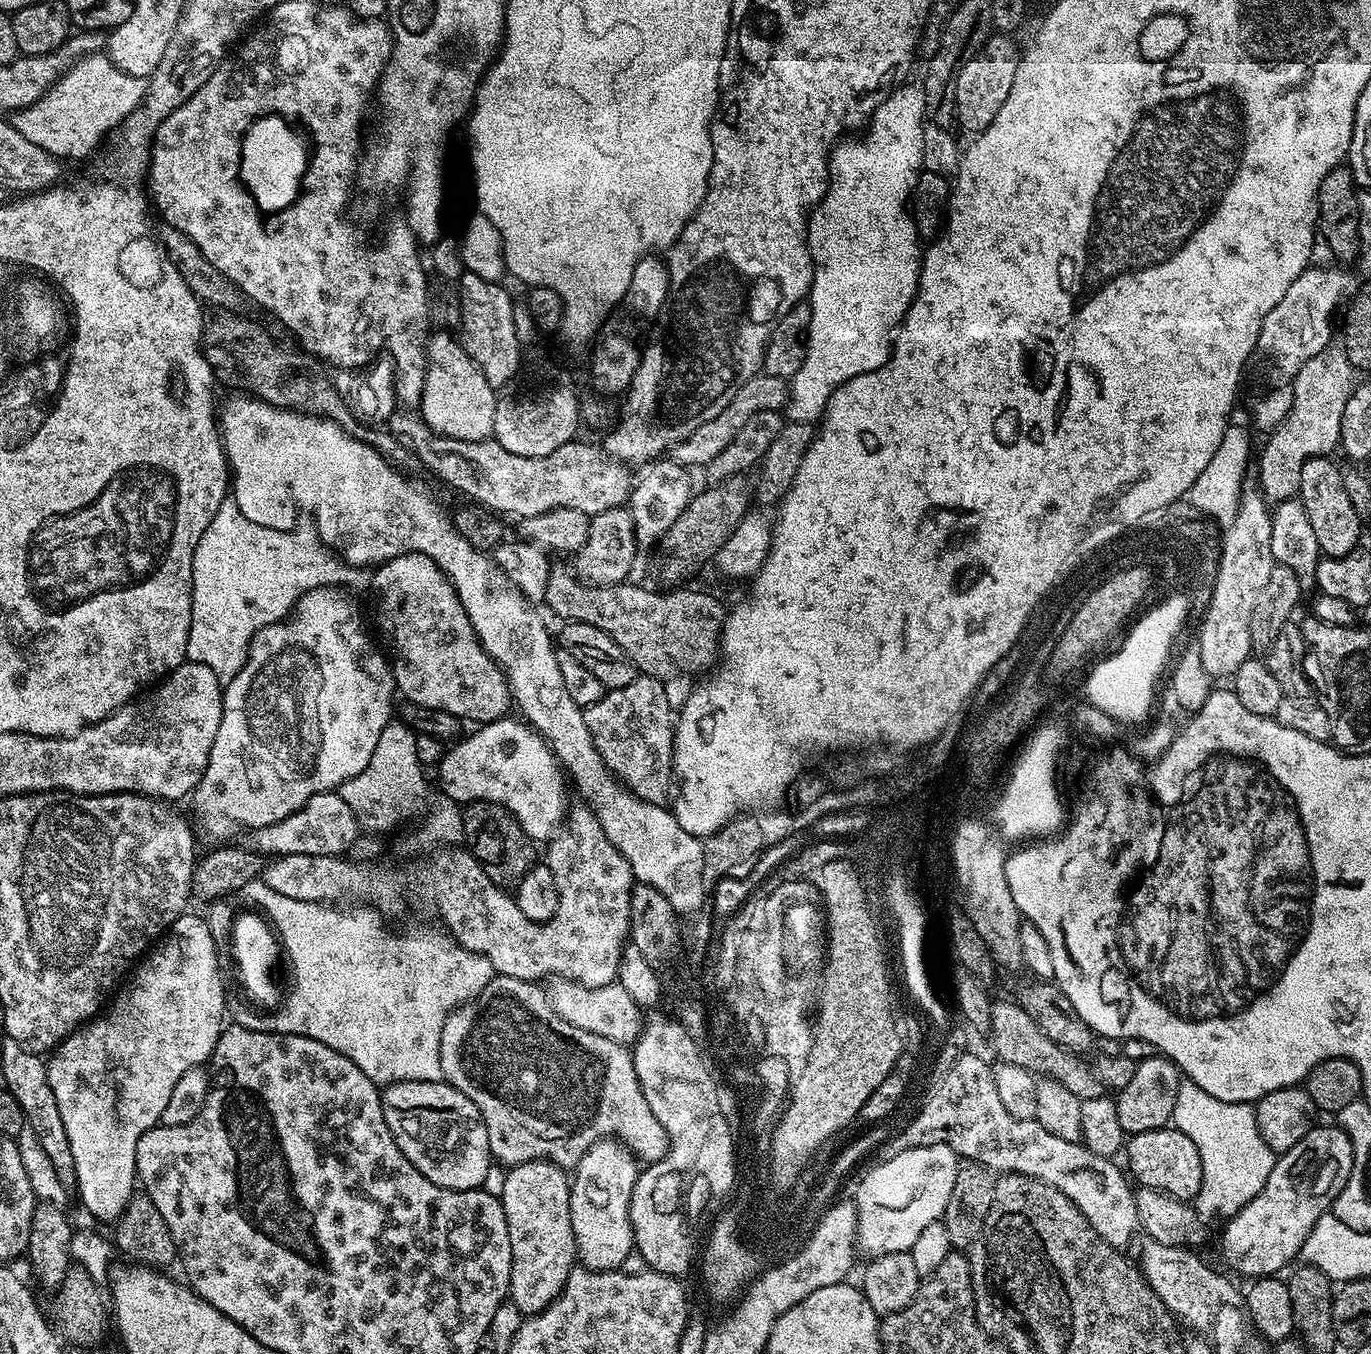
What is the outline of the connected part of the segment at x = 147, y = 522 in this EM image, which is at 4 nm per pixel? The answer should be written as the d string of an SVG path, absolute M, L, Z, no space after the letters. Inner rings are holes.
M147 466L130 468L127 472L120 473L100 491L91 504L66 516L49 520L36 533L28 557L28 567L36 575L35 587L49 588L54 599L64 600L60 602L75 602L87 600L96 592L106 592L109 588L119 588L129 582L139 581L163 557L164 549L168 547L172 537L174 517L176 490L165 473Z

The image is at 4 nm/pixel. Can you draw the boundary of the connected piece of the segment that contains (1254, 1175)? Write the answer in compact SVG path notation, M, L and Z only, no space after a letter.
M1185 1079L1178 1086L1178 1102L1174 1104L1171 1123L1198 1146L1198 1158L1202 1158L1202 1186L1194 1201L1197 1216L1231 1218L1266 1186L1278 1156L1260 1136L1252 1104L1222 1102L1222 1098L1206 1094L1202 1086Z

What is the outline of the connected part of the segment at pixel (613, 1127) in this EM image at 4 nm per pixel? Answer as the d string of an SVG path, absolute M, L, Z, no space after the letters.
M499 974L493 975L492 981L476 995L476 998L453 1010L442 1026L440 1061L444 1071L444 1080L462 1094L466 1094L466 1098L470 1098L470 1102L474 1102L474 1106L478 1106L488 1131L488 1148L492 1152L492 1160L496 1162L501 1160L504 1166L525 1164L531 1160L548 1160L552 1164L557 1164L559 1168L572 1170L582 1158L582 1154L586 1154L586 1150L590 1150L592 1144L597 1144L598 1141L605 1138L615 1138L625 1144L637 1161L655 1162L661 1160L668 1152L668 1135L662 1122L658 1122L658 1118L654 1118L654 1110L650 1110L650 1106L642 1094L634 1070L631 1051L625 1045L614 1042L602 1034L592 1034L590 1030L582 1030L582 1026L574 1026L563 1020L548 1003L547 991L540 987L539 983L531 980L519 980L513 976Z

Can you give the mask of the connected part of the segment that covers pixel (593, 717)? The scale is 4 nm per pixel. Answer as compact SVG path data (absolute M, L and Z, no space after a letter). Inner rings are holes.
M637 674L630 686L605 691L598 703L584 709L584 717L598 754L616 779L638 798L651 804L667 805L674 784L674 704L672 708L664 683L655 676Z

